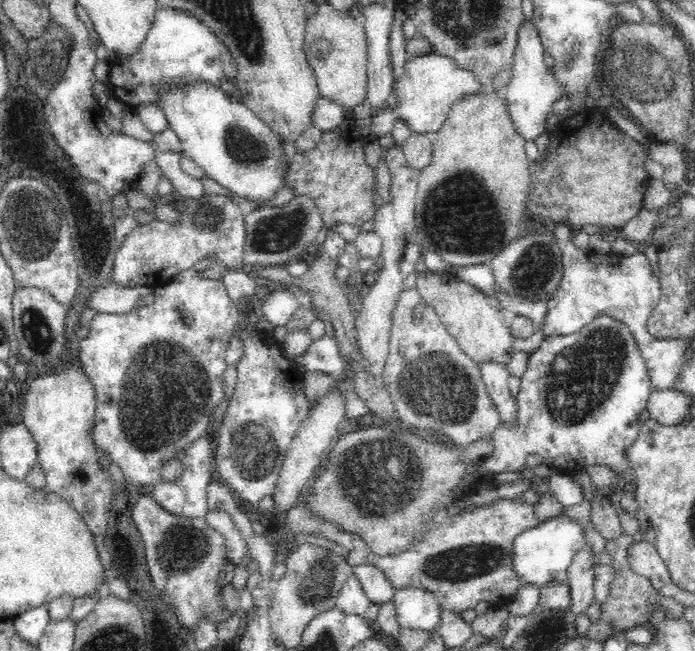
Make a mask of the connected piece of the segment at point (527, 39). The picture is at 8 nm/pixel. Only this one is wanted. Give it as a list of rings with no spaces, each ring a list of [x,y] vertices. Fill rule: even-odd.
[[[528,19],[524,20],[513,56],[511,77],[505,88],[505,102],[517,134],[526,141],[534,141],[540,135],[551,132],[550,125],[546,123],[548,114],[551,112],[552,104],[563,97],[563,88],[544,63],[545,56],[545,50],[534,23]]]

